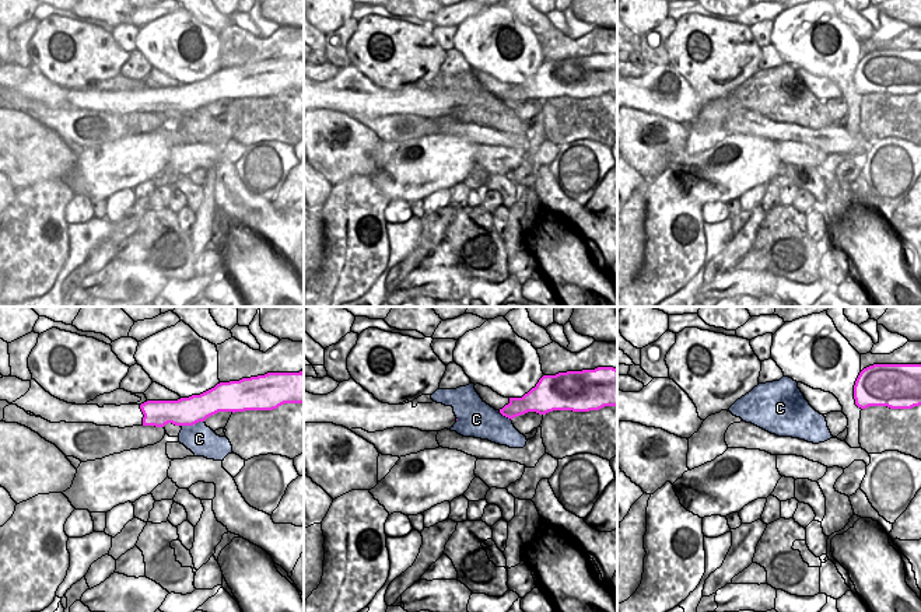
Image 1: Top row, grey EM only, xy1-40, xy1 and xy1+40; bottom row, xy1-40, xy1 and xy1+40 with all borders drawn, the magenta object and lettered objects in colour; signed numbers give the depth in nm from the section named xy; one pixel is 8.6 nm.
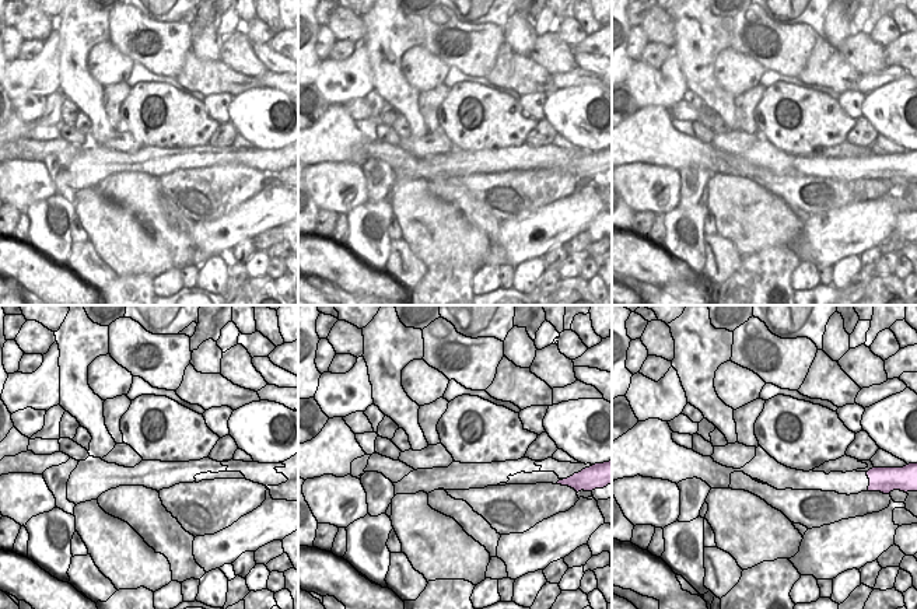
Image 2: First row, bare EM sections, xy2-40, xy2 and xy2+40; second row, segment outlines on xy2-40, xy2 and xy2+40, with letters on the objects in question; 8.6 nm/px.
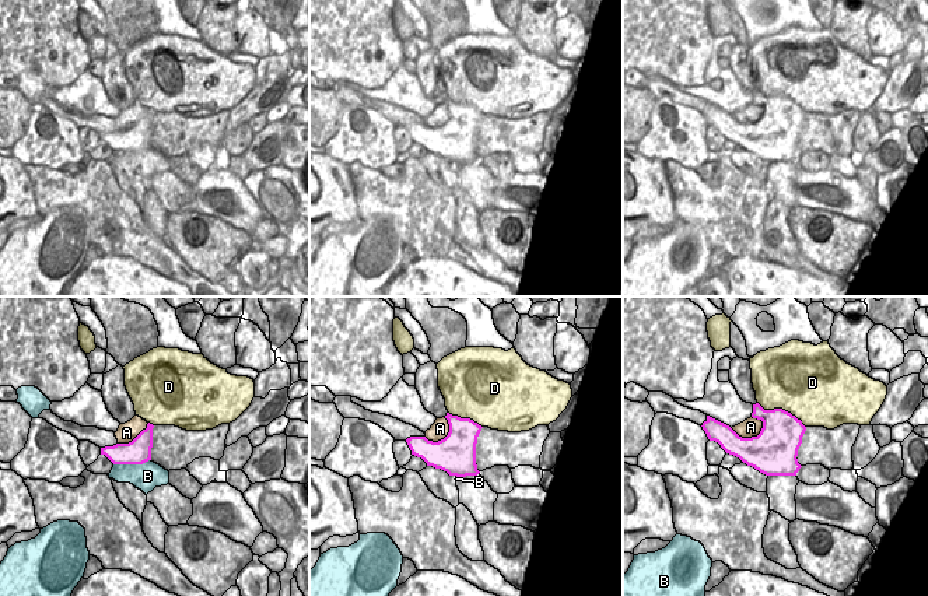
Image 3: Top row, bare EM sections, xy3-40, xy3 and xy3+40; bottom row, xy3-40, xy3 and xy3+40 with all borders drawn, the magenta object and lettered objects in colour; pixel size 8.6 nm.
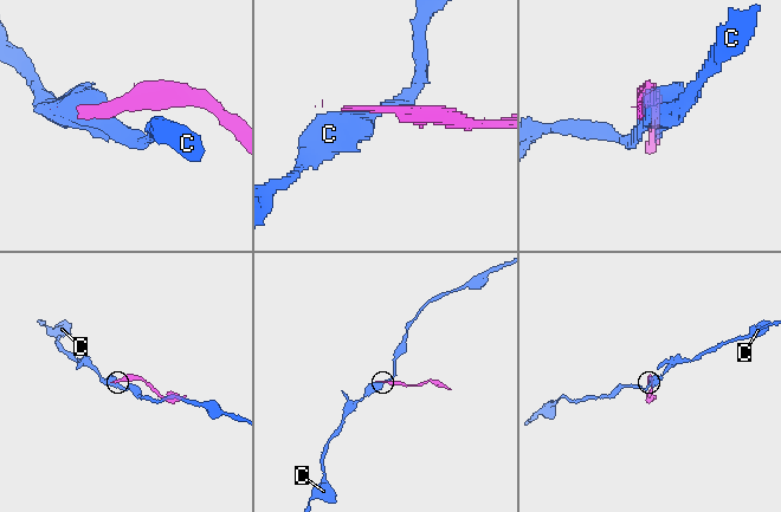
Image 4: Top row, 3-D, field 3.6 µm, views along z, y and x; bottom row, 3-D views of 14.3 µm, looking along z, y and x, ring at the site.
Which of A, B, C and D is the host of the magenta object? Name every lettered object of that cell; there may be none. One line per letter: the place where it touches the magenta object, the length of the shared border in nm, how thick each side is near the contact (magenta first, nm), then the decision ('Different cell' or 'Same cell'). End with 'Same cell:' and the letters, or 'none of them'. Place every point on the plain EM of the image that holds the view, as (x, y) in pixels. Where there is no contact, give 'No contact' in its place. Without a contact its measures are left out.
A: Touches magenta at xy3+40 (752, 123). Shared border 300 nm. Thickness 400 nm (magenta) against 160 nm. Different cell
B: Touches magenta at xy3-40 (132, 150). Shared border 320 nm. Thickness 220 nm (magenta) against 240 nm. Different cell
C: Touches magenta at xy1-40 (192, 111). Shared border 200 nm. Thickness 240 nm (magenta) against 260 nm. Different cell
D: Touches magenta at xy3+40 (781, 95). Shared border 480 nm. Thickness 360 nm (magenta) against 500 nm. Different cell
Same cell: none of them.

